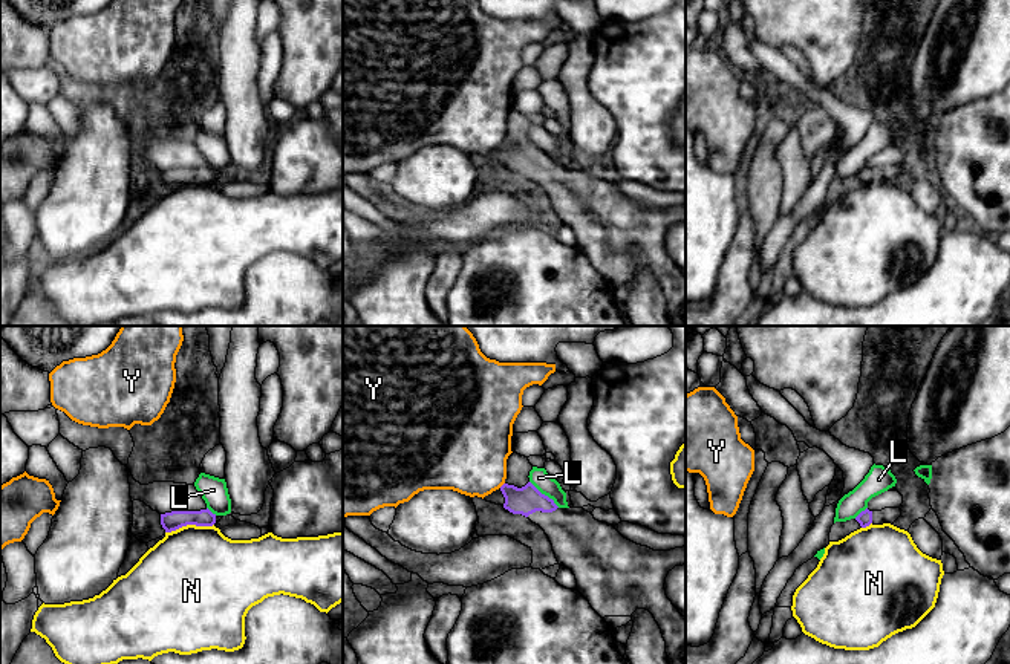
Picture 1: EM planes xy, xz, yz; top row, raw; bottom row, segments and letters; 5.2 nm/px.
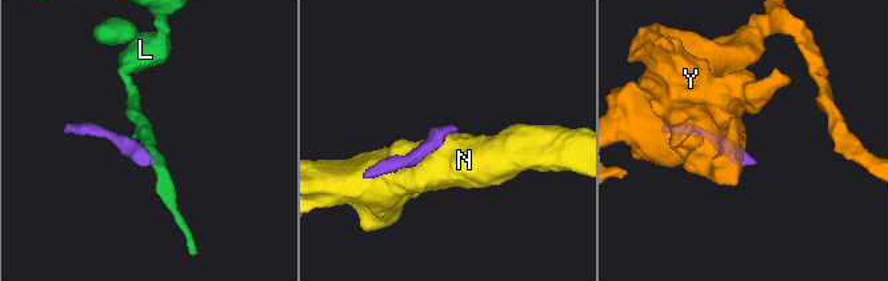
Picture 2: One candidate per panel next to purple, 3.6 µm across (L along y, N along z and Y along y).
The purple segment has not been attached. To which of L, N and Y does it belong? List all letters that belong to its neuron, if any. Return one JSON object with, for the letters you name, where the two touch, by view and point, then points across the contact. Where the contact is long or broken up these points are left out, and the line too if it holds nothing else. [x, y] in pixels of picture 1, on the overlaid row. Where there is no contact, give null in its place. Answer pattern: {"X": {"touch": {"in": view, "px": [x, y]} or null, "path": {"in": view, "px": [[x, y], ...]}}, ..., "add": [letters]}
{"add": []}

